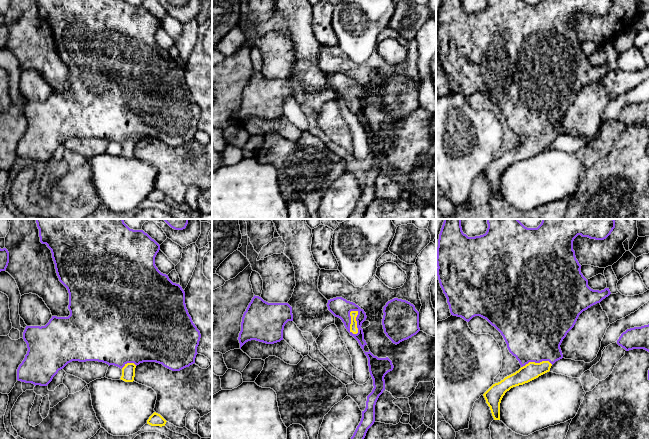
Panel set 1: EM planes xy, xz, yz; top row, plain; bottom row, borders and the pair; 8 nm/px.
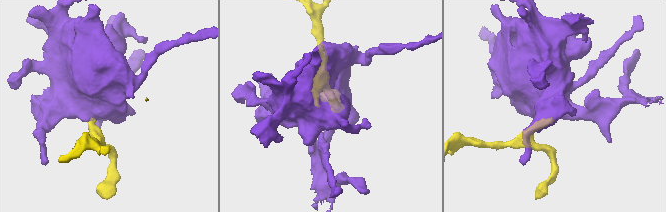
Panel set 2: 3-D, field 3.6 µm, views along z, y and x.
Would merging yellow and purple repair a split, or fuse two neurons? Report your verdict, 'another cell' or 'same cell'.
same cell

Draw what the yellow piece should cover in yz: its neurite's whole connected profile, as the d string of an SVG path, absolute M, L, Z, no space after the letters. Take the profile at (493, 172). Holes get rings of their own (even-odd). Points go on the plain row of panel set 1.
M461 0L442 1L436 49L451 91L467 98L475 92L486 95L501 109L509 128L521 141L518 147L493 160L483 170L494 196L500 196L500 179L505 169L549 148L551 142L563 134L560 121L579 91L611 70L609 64L599 67L588 62L576 35L573 17L578 11L604 16L614 4L615 0L540 0L537 4L527 4L523 0L488 0L485 10L468 13Z

